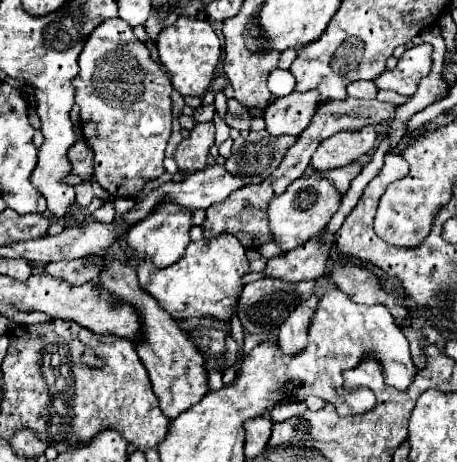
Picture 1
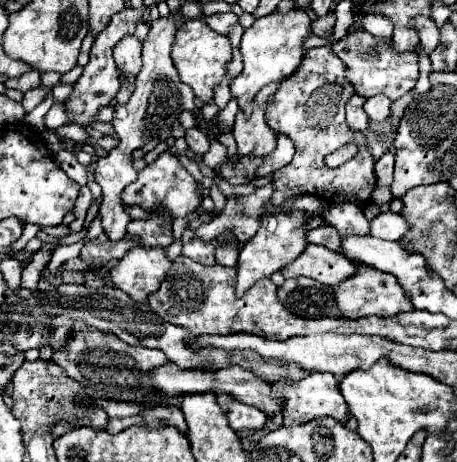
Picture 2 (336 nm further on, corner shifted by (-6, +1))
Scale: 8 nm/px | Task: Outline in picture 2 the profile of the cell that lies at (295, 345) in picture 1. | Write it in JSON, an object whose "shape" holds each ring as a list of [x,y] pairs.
{"shape":[[[319,372],[319,374],[309,374],[301,380],[277,380],[277,382],[271,382],[271,392],[281,394],[281,398],[283,398],[281,412],[285,416],[285,426],[303,424],[317,416],[333,416],[339,422],[347,422],[347,418],[349,418],[347,402],[343,400],[343,396],[339,392],[339,380],[333,374]]]}

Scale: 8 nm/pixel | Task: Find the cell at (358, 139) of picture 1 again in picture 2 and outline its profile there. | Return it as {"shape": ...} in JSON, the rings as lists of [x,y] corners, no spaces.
{"shape":[[[351,96],[347,102],[347,126],[355,132],[365,132],[369,128],[369,118],[363,112],[363,96]]]}

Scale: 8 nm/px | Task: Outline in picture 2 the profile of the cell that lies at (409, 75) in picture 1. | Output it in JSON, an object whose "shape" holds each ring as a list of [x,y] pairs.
{"shape":[[[353,32],[345,38],[333,42],[335,54],[347,64],[347,78],[351,80],[355,92],[363,98],[385,94],[389,100],[397,100],[415,88],[419,78],[419,56],[417,52],[393,52],[389,42],[383,42],[369,32]]]}

